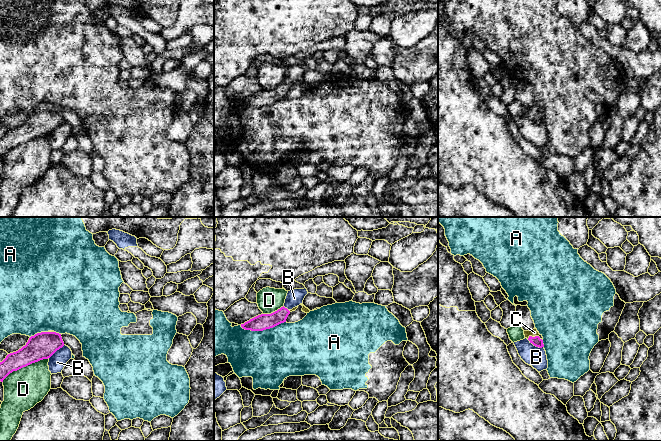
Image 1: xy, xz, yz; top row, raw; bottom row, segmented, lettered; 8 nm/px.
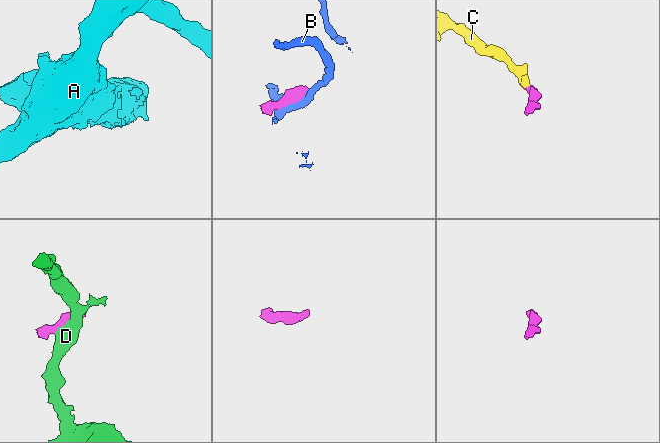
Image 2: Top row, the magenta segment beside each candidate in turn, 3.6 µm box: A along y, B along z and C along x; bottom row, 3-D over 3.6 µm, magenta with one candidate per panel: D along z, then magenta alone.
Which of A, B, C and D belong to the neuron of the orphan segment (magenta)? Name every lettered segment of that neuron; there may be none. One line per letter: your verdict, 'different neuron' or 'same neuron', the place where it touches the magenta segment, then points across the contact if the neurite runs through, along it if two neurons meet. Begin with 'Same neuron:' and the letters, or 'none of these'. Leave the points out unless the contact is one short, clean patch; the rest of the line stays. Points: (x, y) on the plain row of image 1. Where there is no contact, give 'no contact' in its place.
Same neuron: C
A: different neuron; contact xz (262, 106); border xz (285, 97), (262, 106), (245, 106), (240, 102)
B: different neuron; contact yz (535, 121)
C: same neuron; contact yz (531, 112); way yz (536, 117), (531, 112), (534, 108)
D: different neuron; contact xy (25, 142)

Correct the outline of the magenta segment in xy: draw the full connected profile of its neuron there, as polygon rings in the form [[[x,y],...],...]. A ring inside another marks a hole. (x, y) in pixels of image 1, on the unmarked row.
[[[41,108],[31,112],[21,125],[10,129],[0,138],[0,157],[13,147],[17,147],[32,139],[50,134],[64,122],[61,110],[56,108]]]

